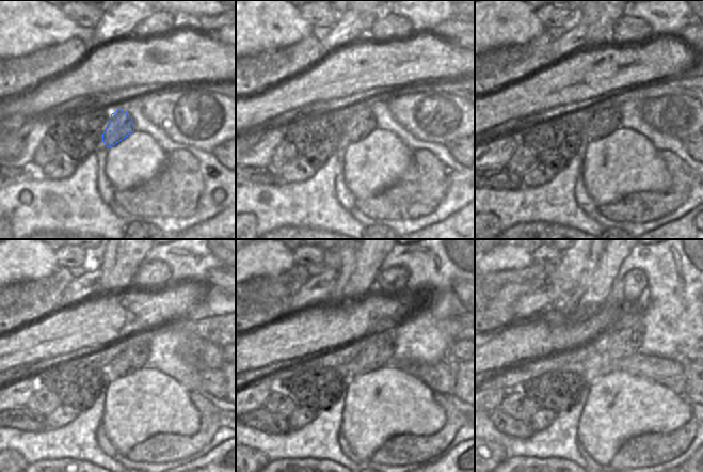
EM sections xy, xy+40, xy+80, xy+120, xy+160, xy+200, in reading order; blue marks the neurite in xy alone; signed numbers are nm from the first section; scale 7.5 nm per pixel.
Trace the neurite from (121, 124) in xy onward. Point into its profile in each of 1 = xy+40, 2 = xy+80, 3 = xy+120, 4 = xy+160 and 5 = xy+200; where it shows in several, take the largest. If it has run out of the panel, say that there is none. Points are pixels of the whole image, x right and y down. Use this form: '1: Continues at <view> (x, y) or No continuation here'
1: Continues at xy+40 (362, 123)
2: Continues at xy+80 (606, 121)
3: Continues at xy+120 (134, 357)
4: Continues at xy+160 (379, 347)
5: Continues at xy+200 (626, 337)

